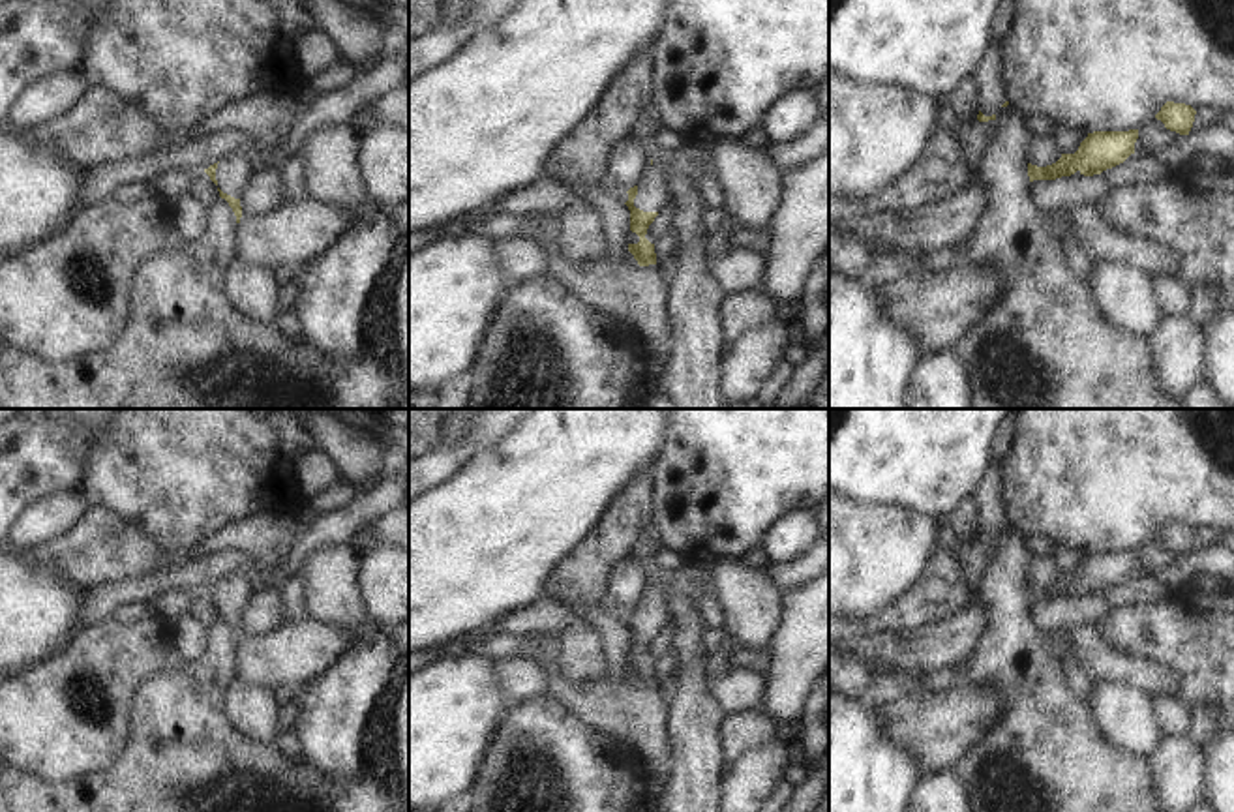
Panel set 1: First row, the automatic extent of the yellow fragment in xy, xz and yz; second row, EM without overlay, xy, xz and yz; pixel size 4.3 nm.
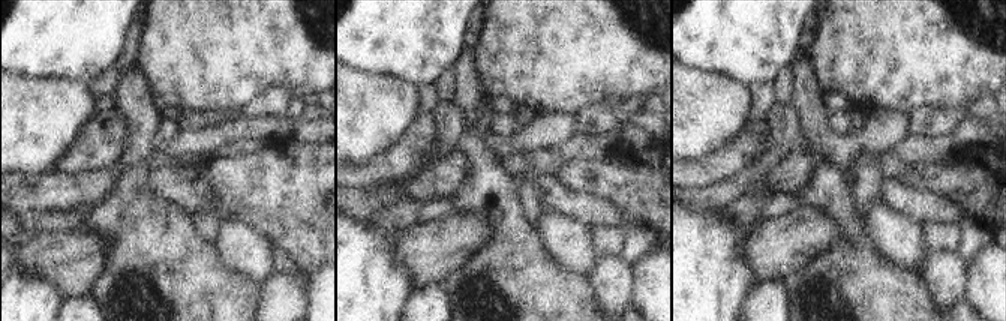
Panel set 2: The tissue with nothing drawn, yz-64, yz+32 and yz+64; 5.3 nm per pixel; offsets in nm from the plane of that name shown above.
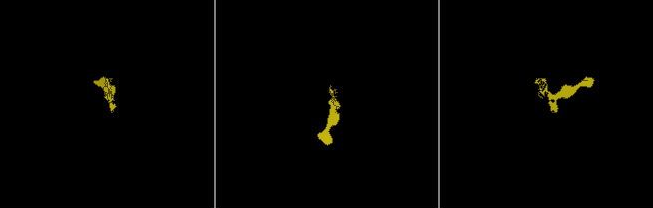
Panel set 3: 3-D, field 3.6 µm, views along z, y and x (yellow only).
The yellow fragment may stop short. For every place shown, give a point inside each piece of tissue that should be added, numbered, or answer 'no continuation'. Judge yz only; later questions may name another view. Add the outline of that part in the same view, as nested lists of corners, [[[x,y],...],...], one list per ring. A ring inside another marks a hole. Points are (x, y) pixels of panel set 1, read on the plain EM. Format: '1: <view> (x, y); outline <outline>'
1: yz (989, 494); outline [[[990,459],[977,491],[981,504],[981,533],[992,536],[1007,521],[1007,503],[1003,499],[1003,465]]]

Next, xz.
1: xz (655, 612); outline [[[660,583],[649,585],[641,604],[638,606],[634,626],[643,632],[660,634],[671,621],[673,621],[673,608],[670,600],[670,589],[666,589]]]

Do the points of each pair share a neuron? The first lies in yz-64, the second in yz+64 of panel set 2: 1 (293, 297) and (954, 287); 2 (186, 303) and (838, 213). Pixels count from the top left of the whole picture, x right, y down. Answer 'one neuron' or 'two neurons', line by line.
1: one neuron
2: one neuron

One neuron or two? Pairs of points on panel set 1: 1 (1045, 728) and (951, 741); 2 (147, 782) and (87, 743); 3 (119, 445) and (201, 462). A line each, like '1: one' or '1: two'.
1: two
2: two
3: one

